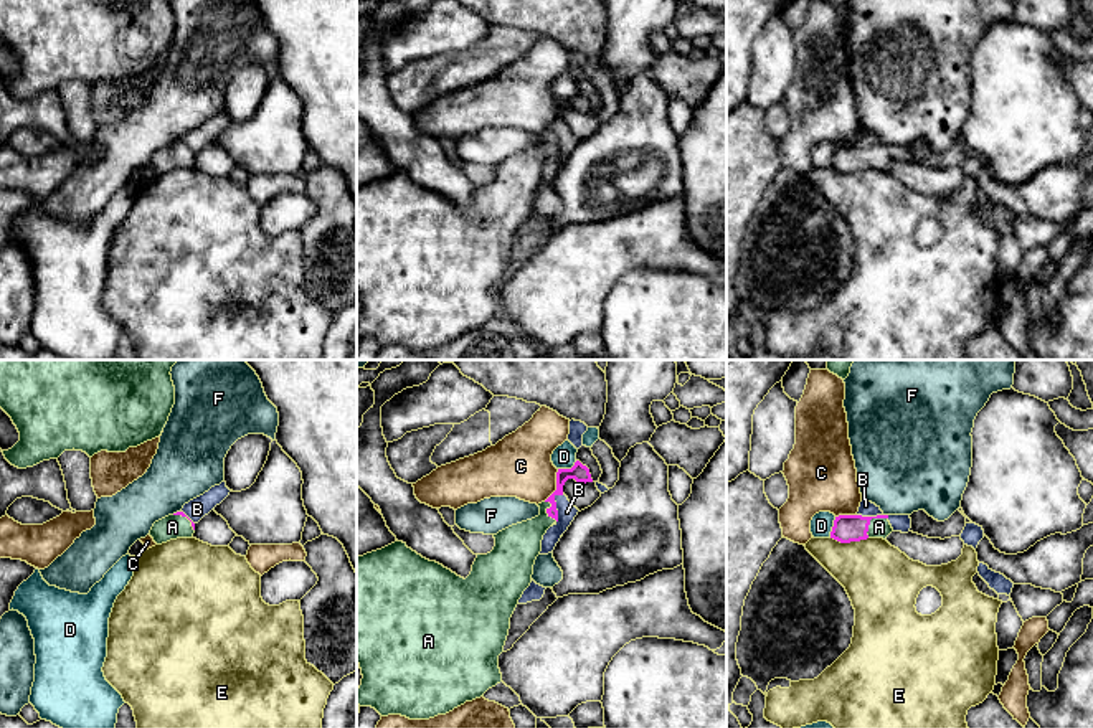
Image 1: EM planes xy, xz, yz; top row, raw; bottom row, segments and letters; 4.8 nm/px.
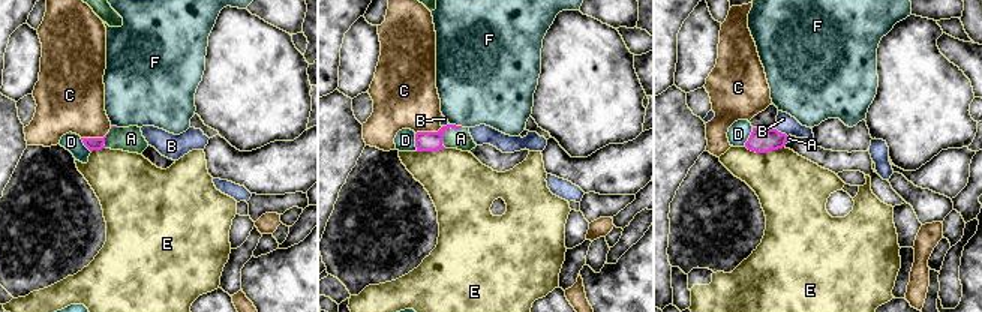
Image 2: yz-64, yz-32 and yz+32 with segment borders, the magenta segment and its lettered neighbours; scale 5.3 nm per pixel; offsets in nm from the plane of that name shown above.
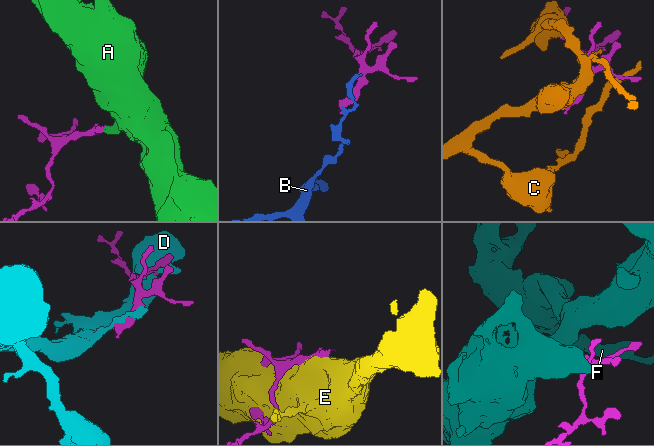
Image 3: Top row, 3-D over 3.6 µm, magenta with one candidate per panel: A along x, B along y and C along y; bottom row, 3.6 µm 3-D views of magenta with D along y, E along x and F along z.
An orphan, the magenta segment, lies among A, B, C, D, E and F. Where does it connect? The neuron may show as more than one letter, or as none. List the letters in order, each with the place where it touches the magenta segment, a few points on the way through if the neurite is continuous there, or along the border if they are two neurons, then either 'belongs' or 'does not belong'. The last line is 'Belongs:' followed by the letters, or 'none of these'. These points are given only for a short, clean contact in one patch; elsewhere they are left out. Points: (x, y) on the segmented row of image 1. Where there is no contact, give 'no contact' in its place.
A: meets magenta in yz at (870, 519); runs through yz (846, 529), (862, 527), (870, 519), (879, 527); belongs
B: meets magenta in xz at (555, 505); border along xz (563, 494), (555, 497), (557, 522); does not belong
C: meets magenta in xz at (557, 486); does not belong
D: meets magenta in xz at (567, 469); does not belong
E: meets magenta in yz at (849, 542); does not belong
F: meets magenta in yz at (885, 515); border along yz (884, 514), (887, 515); does not belong
Belongs: A

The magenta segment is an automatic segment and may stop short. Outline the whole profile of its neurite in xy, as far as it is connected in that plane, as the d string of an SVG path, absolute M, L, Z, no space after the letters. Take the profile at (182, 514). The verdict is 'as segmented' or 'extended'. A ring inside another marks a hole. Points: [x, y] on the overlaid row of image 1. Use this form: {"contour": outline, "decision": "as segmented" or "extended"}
{"contour": "M177 512L155 522L149 535L162 545L177 538L192 538L193 533L195 523L183 512Z", "decision": "extended"}

